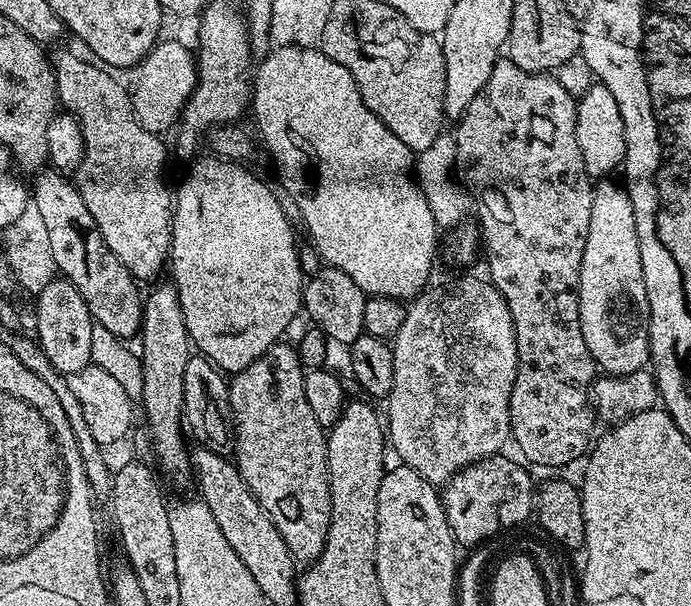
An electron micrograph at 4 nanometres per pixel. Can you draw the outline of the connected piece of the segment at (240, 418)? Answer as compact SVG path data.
M284 343L273 344L270 350L266 350L266 354L231 377L228 393L234 425L234 448L236 444L234 463L250 494L258 498L266 514L270 514L274 526L278 526L278 534L282 534L293 560L311 562L318 559L326 546L332 513L328 481L328 438L326 430L318 424L306 402L306 369L300 363L300 356L291 343Z

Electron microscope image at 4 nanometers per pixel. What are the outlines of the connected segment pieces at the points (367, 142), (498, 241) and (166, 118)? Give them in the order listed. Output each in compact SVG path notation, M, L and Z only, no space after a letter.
M273 47L267 55L259 62L260 69L254 72L254 87L252 99L250 101L250 116L256 119L256 128L260 131L260 136L264 139L264 144L268 147L268 152L272 155L272 160L276 163L276 168L280 171L279 183L289 191L294 198L295 205L301 210L303 227L308 228L312 235L312 240L316 243L316 248L320 251L323 263L330 268L342 270L342 274L350 274L354 286L358 286L364 291L365 297L385 296L391 300L401 302L411 302L429 287L428 275L432 272L432 263L436 260L436 232L438 225L426 198L420 193L419 183L414 175L414 153L406 146L406 142L392 133L392 131L375 116L362 102L362 94L346 66L338 66L334 58L330 58L326 53L321 52L319 47Z
M507 58L497 60L494 70L490 74L490 78L486 78L486 86L482 86L482 90L478 90L478 94L474 94L474 100L470 102L470 106L466 106L466 110L461 114L459 120L454 124L454 135L456 138L456 167L464 170L468 168L468 173L463 173L462 180L469 189L476 188L476 196L474 192L474 216L478 221L478 231L480 234L480 242L482 245L482 256L488 259L488 272L486 271L487 279L491 280L493 286L500 291L502 298L506 302L506 306L510 310L510 318L514 322L514 334L518 342L518 374L514 378L514 390L510 394L510 426L512 427L510 436L516 444L520 447L520 452L525 456L523 459L529 465L537 464L540 468L564 468L567 464L572 464L583 461L586 453L589 451L590 445L593 443L594 435L592 436L592 420L588 417L588 406L590 410L590 389L593 387L593 381L598 376L598 369L596 363L592 360L590 350L586 350L586 342L582 338L582 330L580 329L580 307L578 306L578 290L580 289L580 271L582 270L582 254L586 250L586 234L590 230L590 202L592 201L592 189L594 187L593 177L589 176L586 170L586 162L582 162L582 150L578 150L578 138L576 137L576 102L577 97L570 95L566 90L566 86L562 86L562 82L556 80L555 75L546 72L527 72L518 66L514 66L514 62Z
M176 40L159 41L138 66L140 76L132 88L132 105L144 130L164 134L183 115L184 107L197 84L195 55Z

